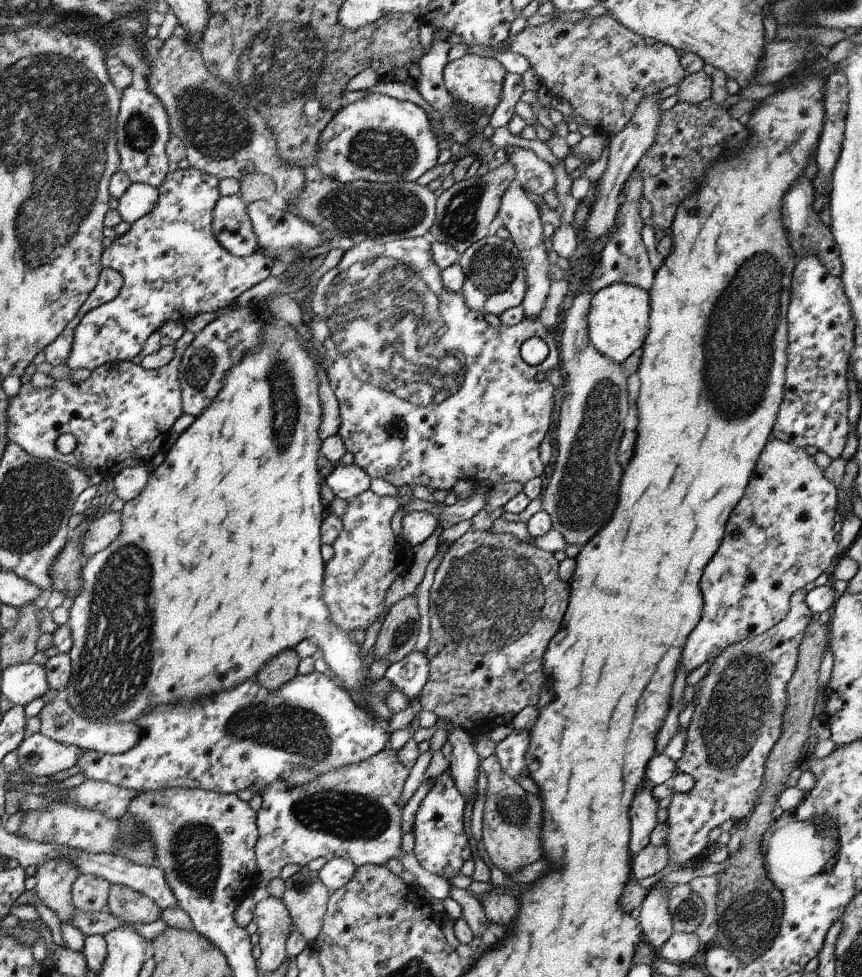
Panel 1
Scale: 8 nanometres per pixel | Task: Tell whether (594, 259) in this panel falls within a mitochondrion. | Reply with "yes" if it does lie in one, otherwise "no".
no

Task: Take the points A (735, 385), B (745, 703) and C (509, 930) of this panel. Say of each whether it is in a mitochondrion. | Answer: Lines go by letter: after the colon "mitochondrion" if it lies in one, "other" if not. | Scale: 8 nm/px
A: mitochondrion
B: mitochondrion
C: other

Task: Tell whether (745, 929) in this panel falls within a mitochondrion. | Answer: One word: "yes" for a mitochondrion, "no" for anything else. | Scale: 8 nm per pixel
yes

